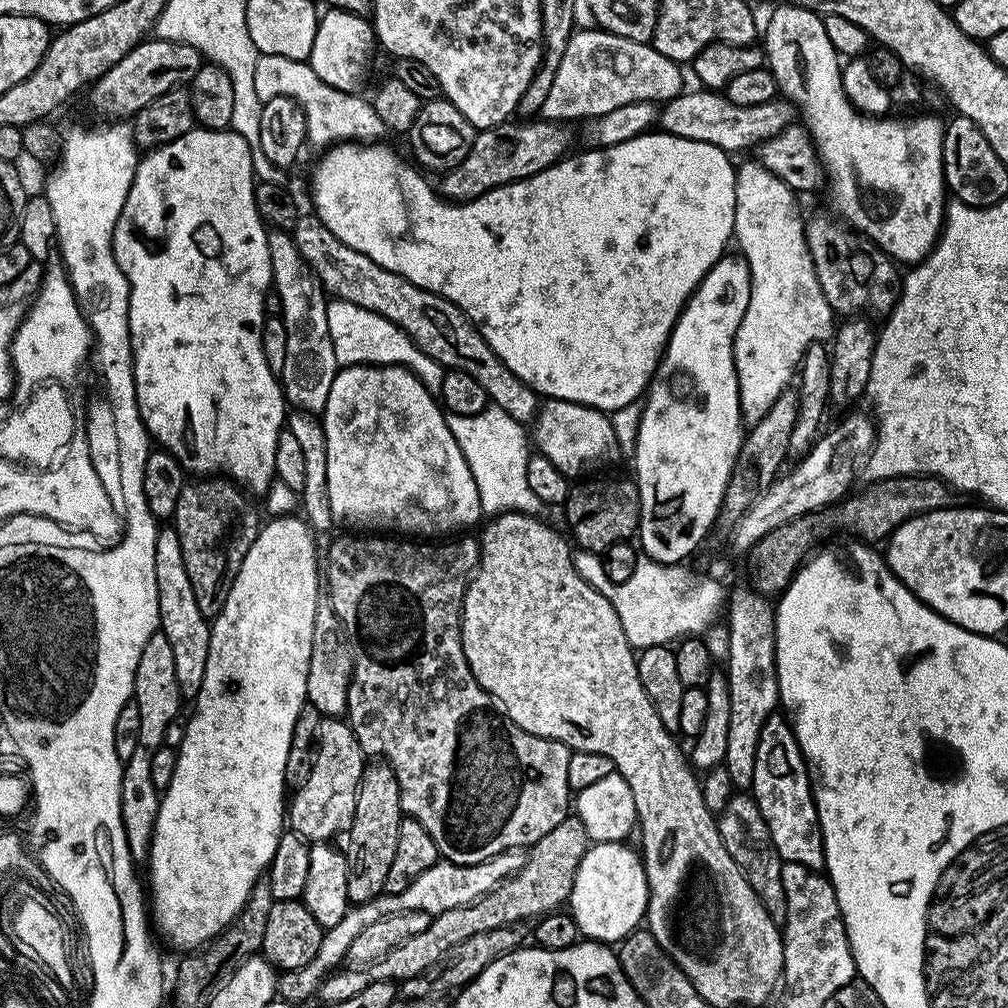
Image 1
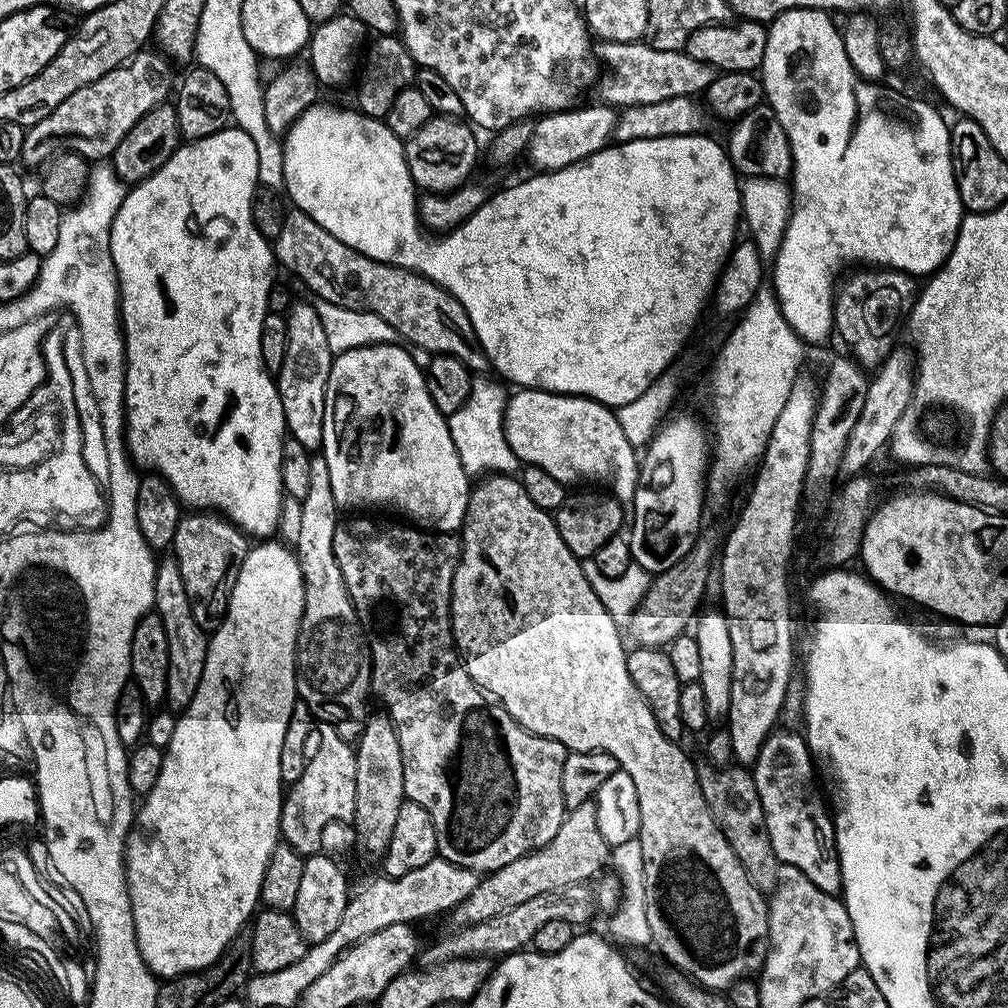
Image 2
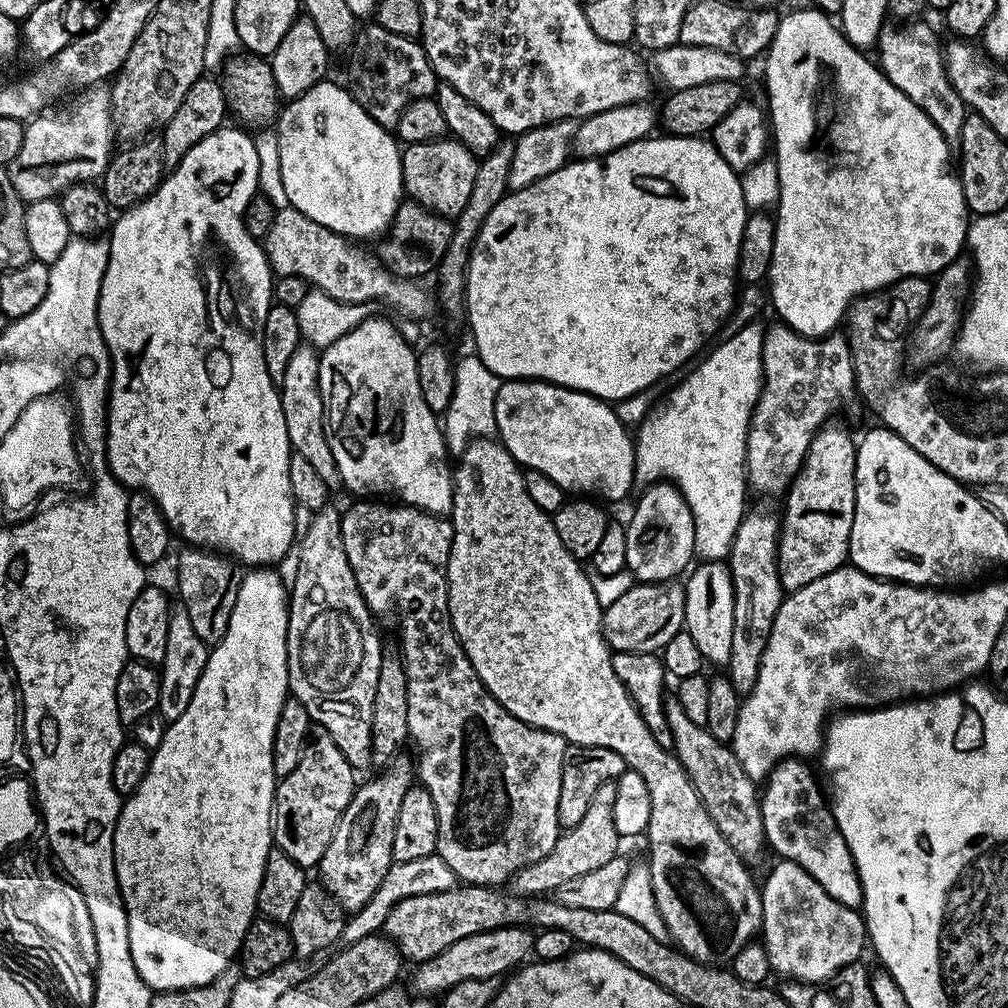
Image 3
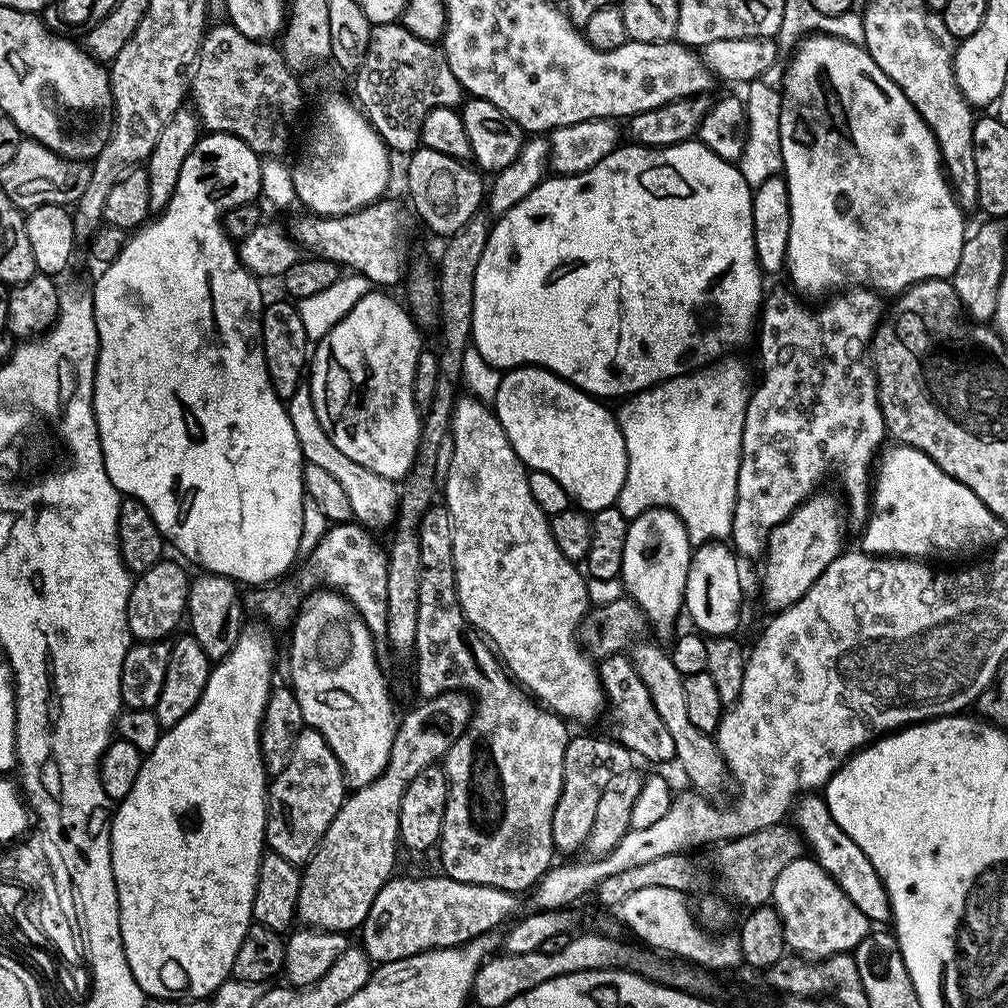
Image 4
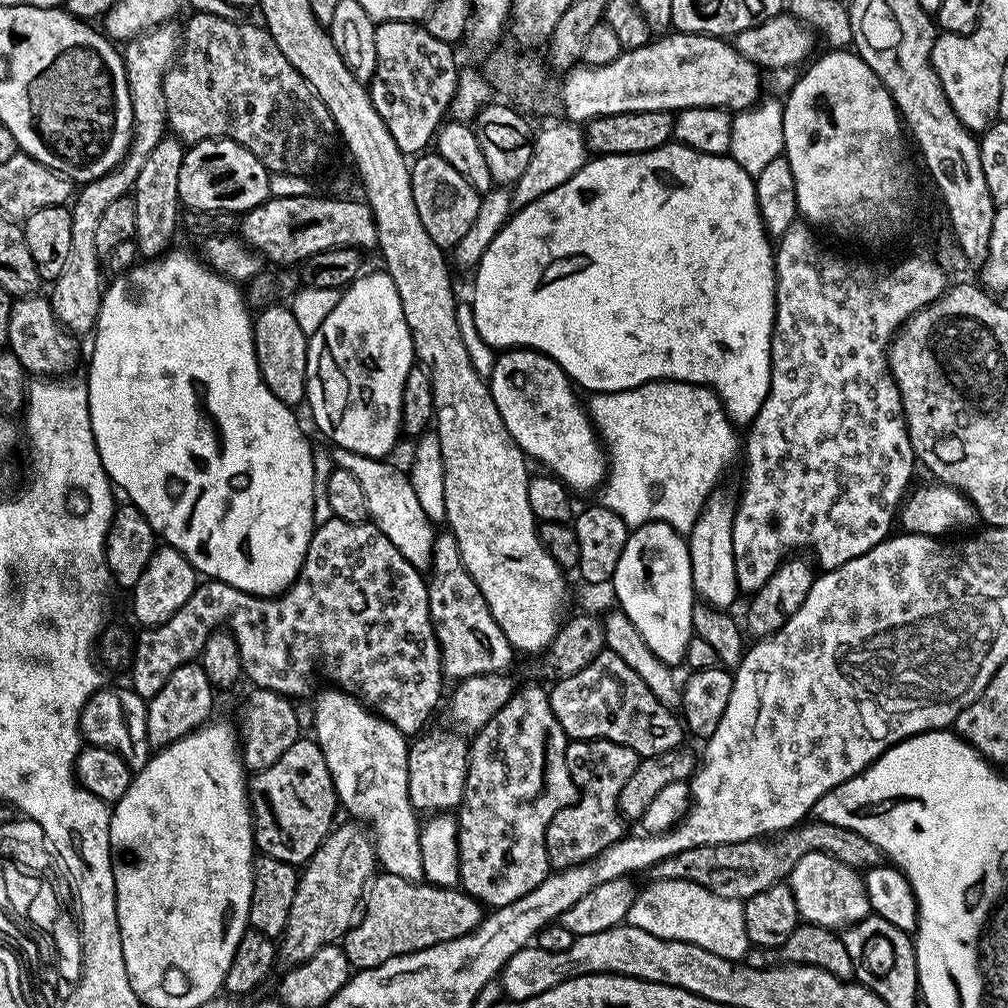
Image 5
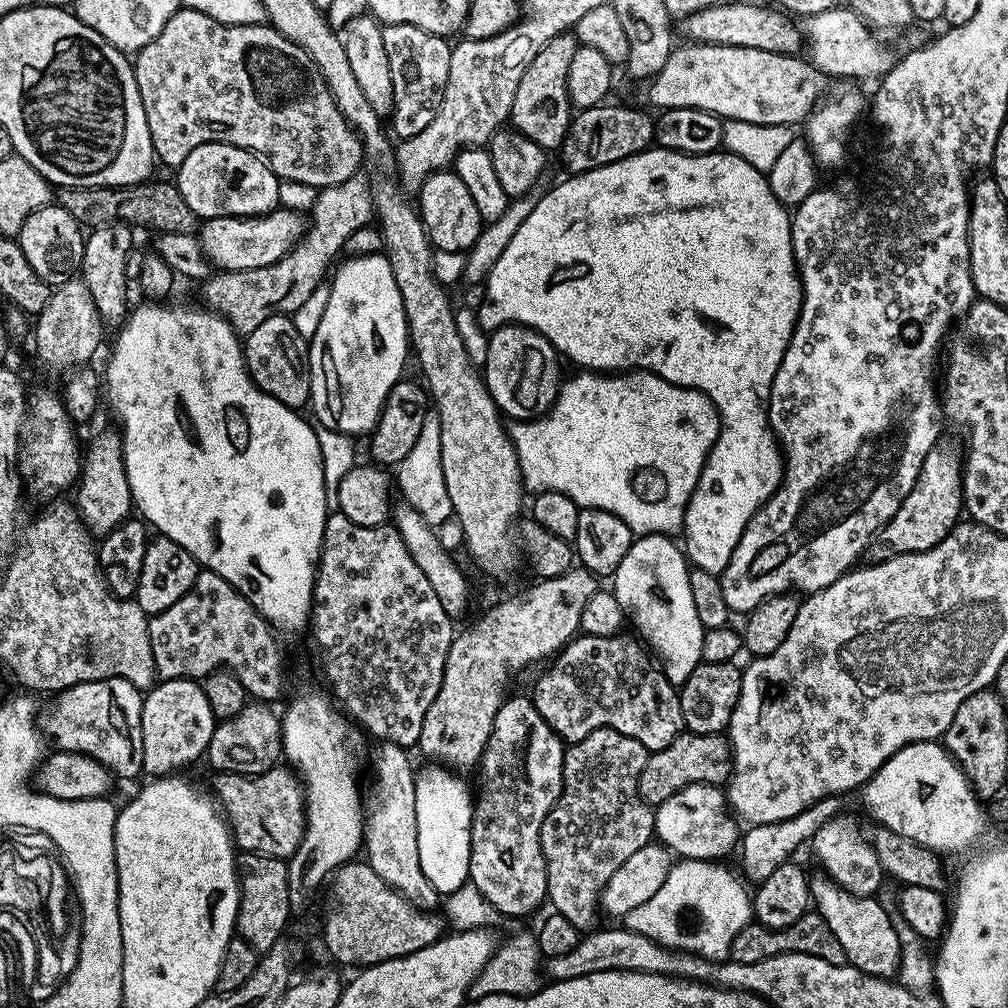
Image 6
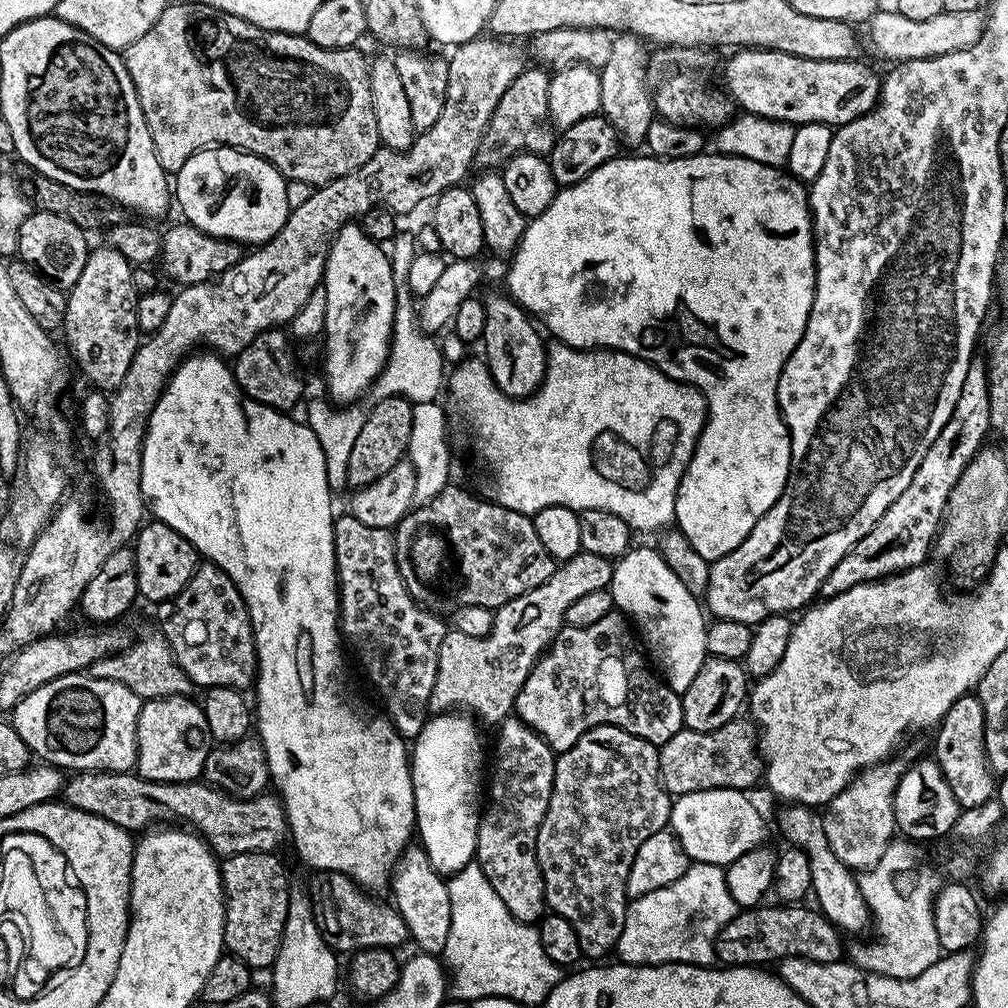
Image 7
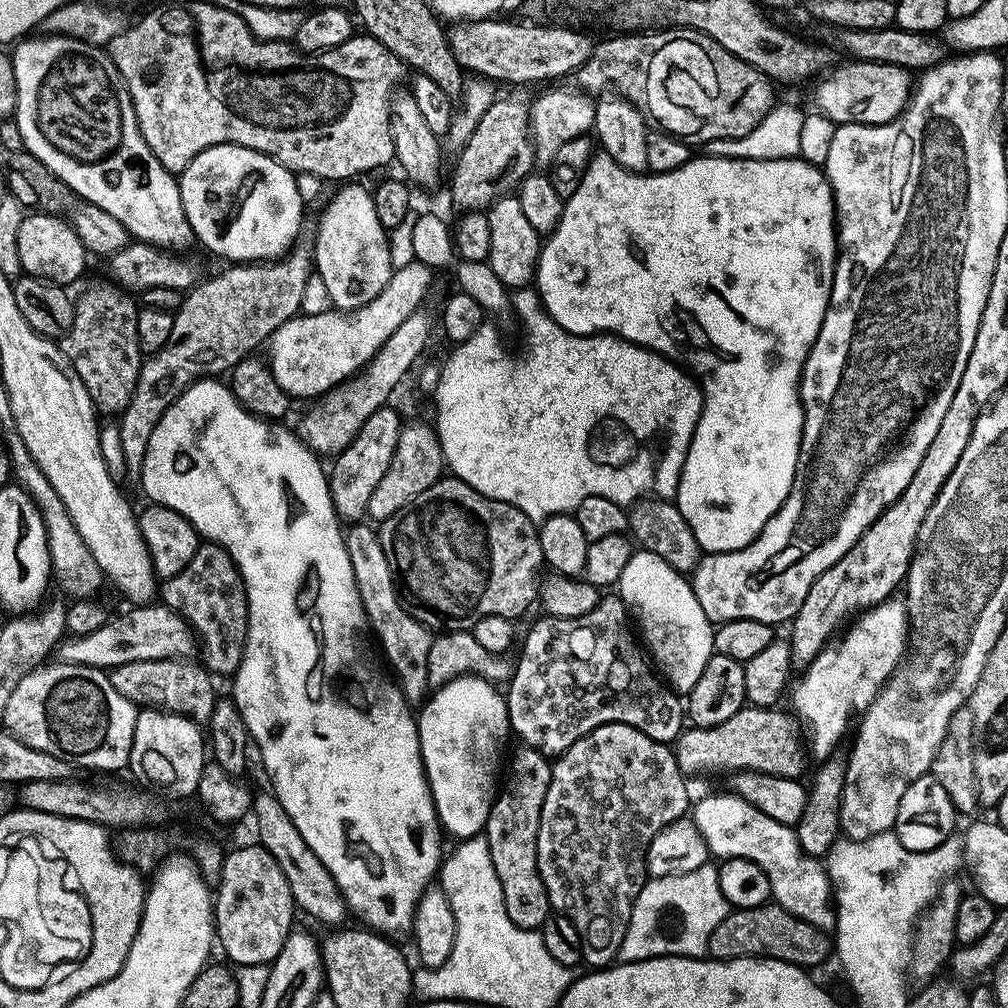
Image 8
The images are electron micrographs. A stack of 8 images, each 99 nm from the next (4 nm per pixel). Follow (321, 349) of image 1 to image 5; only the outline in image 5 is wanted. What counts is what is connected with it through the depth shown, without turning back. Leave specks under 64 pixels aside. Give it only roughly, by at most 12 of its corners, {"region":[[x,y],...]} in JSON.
{"region":[[334,452],[362,486],[368,515],[415,568],[432,532],[411,475],[384,458]]}

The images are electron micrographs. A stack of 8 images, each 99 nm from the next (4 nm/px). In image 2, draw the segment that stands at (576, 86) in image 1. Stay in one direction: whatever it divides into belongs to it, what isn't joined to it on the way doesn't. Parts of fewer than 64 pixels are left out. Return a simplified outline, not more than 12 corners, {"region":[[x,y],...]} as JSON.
{"region":[[646,42],[596,48],[615,108],[695,97],[711,64]]}

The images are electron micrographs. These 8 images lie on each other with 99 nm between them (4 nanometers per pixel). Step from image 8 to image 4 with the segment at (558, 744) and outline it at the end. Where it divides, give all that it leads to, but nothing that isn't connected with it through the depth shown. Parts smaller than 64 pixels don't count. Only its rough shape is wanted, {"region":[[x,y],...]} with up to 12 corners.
{"region":[[631,659],[599,661],[611,739],[675,761],[674,738]]}

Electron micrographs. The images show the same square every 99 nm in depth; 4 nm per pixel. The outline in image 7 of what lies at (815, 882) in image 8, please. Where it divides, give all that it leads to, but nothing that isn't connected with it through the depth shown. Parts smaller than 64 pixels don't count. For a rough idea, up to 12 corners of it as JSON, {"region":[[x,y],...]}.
{"region":[[739,788],[673,799],[689,861],[727,866],[765,843]]}

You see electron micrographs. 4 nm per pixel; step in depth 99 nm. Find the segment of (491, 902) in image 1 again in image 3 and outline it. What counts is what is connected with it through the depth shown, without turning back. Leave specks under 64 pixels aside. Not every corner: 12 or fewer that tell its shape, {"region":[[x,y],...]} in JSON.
{"region":[[615,780],[602,782],[582,822],[554,850],[512,875],[521,898],[562,882],[621,851],[614,826]]}

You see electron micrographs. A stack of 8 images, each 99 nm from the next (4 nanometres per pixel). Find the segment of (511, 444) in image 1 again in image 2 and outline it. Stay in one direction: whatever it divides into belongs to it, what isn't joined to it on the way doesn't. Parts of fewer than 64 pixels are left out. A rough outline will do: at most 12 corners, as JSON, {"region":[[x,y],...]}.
{"region":[[473,379],[448,420],[472,478],[518,468],[506,442],[509,393],[499,379]]}

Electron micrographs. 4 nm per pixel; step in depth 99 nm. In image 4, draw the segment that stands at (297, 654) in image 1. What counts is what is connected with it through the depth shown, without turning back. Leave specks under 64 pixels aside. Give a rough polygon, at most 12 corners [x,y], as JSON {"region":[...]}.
{"region":[[245,627],[112,814],[145,997],[253,923],[272,640]]}

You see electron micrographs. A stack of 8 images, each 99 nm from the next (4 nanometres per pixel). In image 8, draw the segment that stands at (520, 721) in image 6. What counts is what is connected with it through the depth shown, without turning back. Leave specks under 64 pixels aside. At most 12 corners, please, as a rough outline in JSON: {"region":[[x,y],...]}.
{"region":[[520,746],[482,834],[510,922],[550,914],[538,826],[552,764]]}

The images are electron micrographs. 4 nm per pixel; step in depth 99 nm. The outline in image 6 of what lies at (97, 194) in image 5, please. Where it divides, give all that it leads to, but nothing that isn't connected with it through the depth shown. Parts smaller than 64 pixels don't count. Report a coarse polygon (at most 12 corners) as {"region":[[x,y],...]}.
{"region":[[80,278],[59,285],[35,320],[52,368],[87,365],[106,331]]}

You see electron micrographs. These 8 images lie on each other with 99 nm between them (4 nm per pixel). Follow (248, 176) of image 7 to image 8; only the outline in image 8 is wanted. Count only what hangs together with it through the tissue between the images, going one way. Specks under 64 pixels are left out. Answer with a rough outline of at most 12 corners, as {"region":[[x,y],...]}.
{"region":[[216,144],[178,183],[193,237],[229,261],[301,235],[296,177]]}

